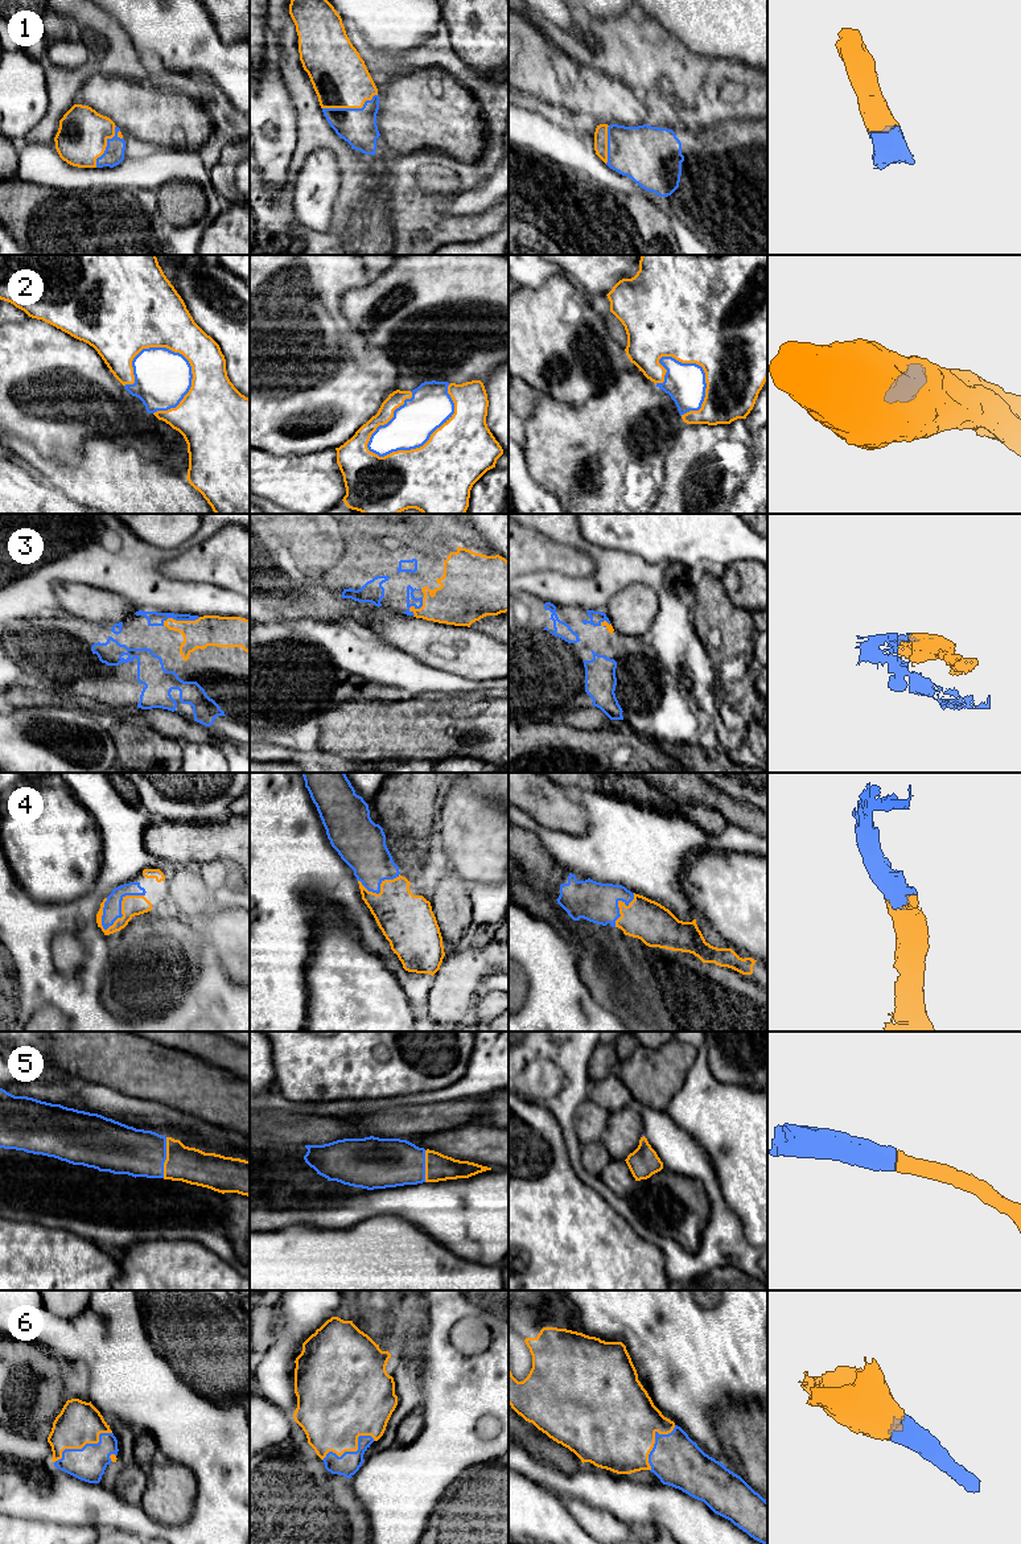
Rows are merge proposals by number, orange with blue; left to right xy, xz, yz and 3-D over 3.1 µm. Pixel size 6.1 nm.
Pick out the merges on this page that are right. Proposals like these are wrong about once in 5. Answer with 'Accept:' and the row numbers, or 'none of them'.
Accept: 1, 2, 3, 4, 5, 6

